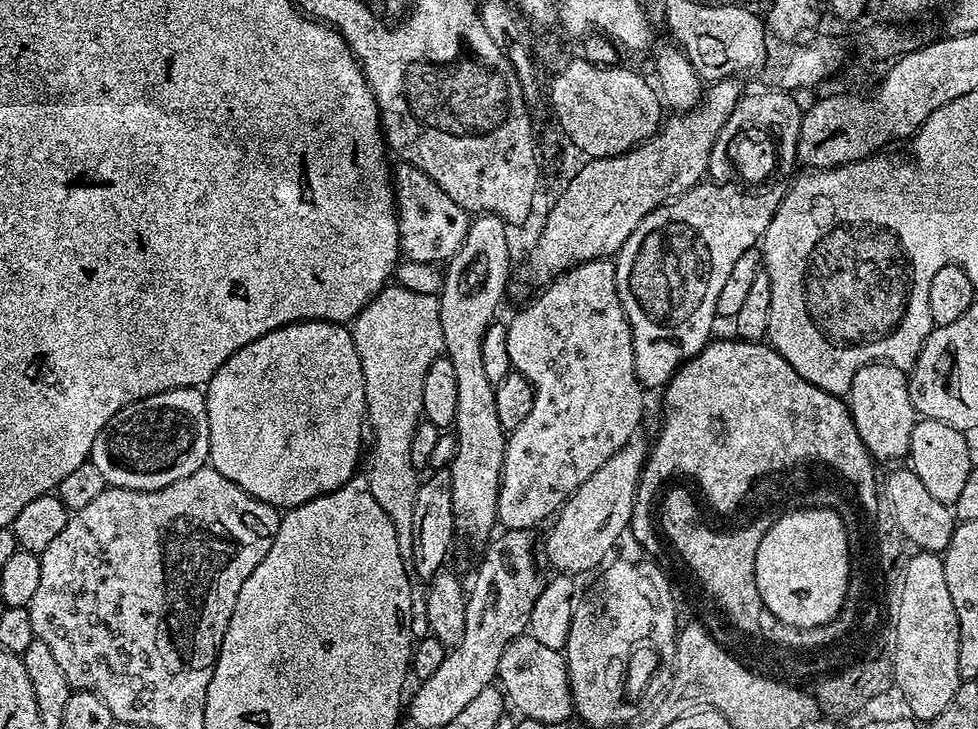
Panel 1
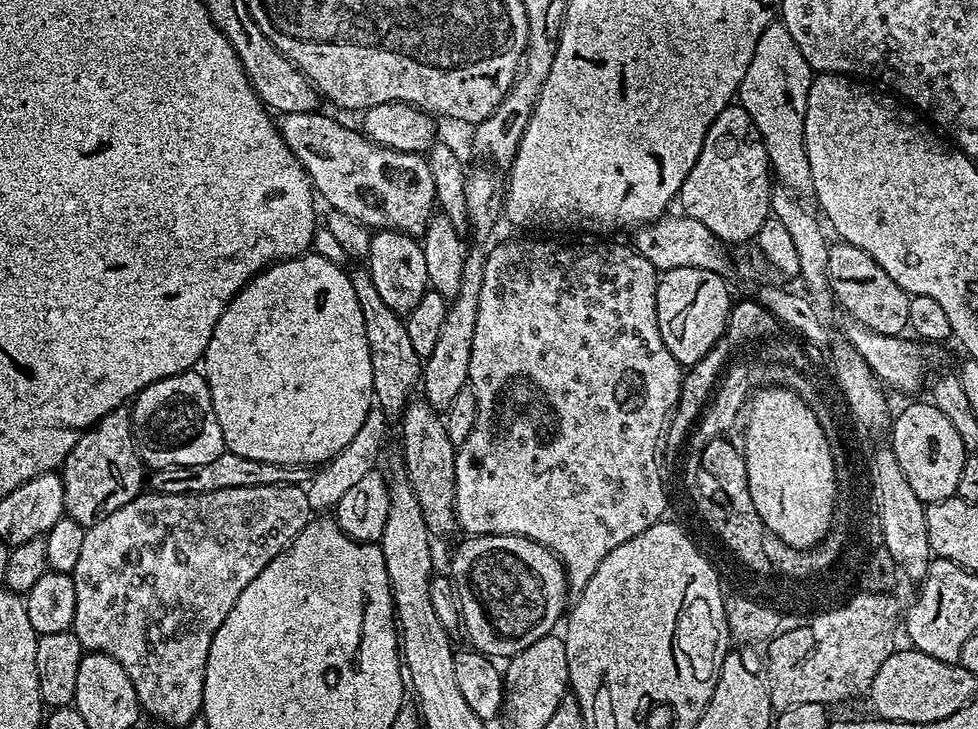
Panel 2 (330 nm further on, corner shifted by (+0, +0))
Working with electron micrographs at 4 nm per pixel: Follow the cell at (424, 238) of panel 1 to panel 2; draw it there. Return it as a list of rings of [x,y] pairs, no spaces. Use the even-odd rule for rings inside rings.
[[[322,113],[283,114],[278,120],[286,146],[300,159],[319,199],[369,230],[423,237],[438,208],[434,175],[427,159],[419,152],[404,153],[376,144],[363,131],[335,124]]]

